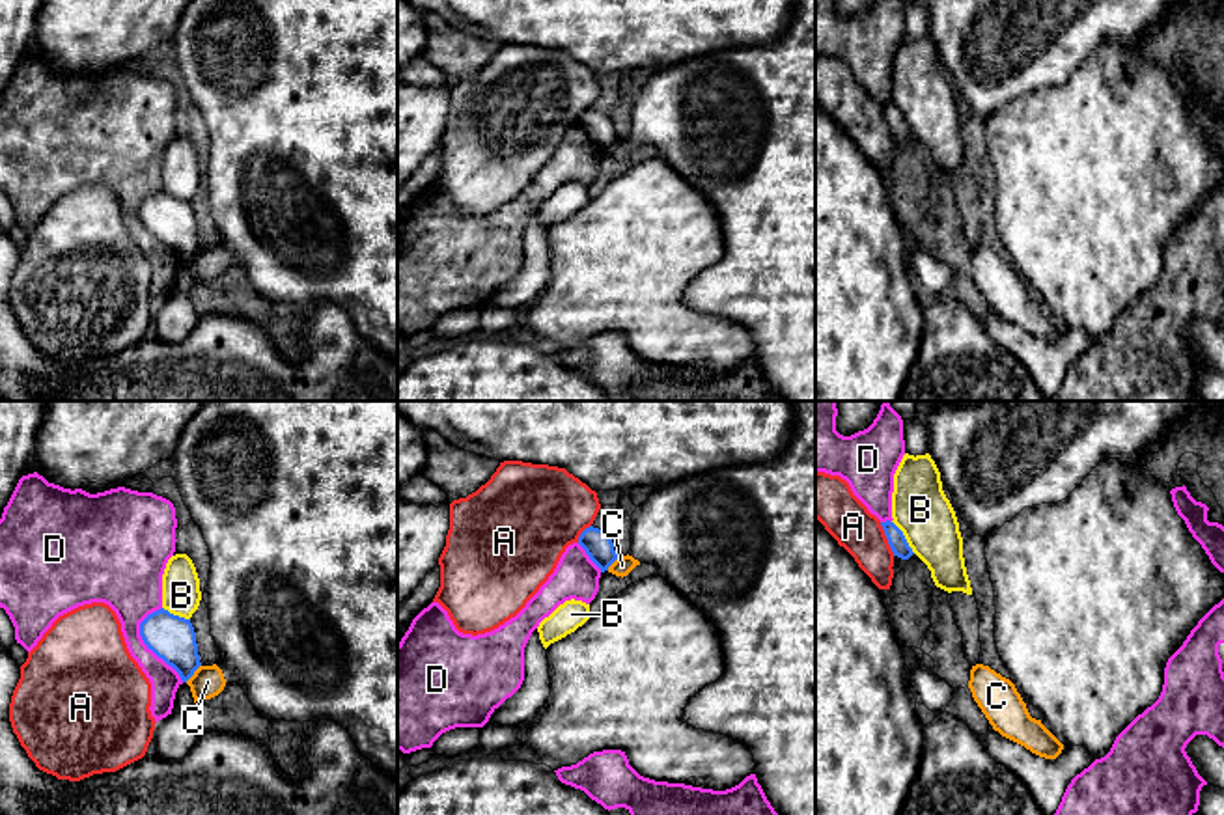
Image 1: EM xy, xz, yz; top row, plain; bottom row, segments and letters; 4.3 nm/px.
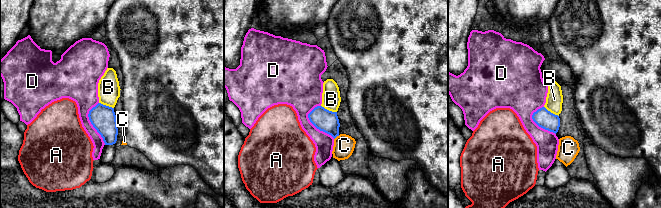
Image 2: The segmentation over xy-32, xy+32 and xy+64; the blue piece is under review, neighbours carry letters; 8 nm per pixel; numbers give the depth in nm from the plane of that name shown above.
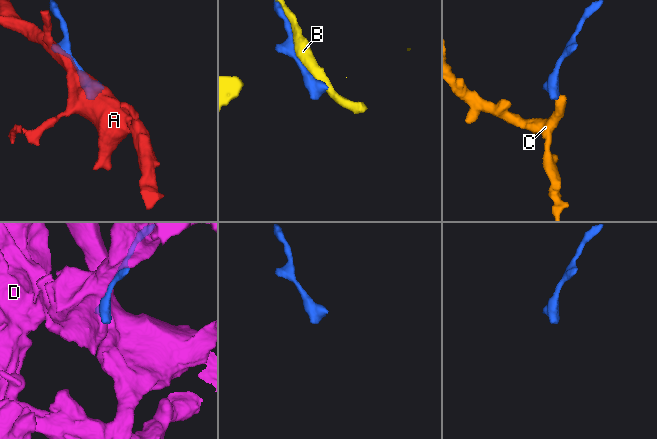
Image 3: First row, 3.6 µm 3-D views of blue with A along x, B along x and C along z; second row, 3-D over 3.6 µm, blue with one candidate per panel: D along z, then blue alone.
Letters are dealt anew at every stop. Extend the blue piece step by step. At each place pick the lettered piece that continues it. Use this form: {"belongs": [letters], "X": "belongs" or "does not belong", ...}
{"belongs": [], "A": "does not belong", "B": "does not belong", "C": "does not belong", "D": "does not belong"}

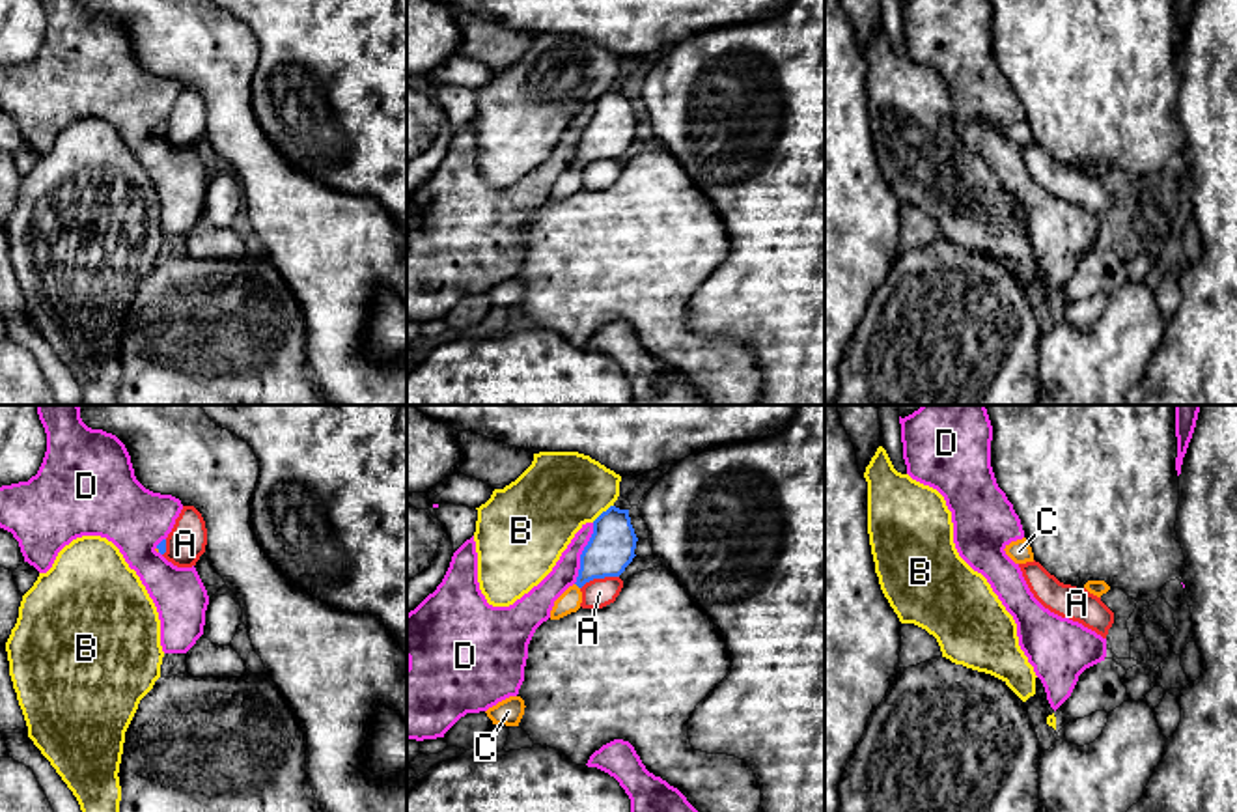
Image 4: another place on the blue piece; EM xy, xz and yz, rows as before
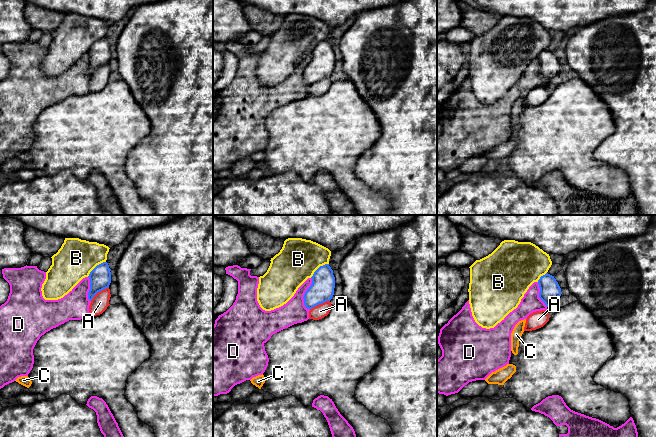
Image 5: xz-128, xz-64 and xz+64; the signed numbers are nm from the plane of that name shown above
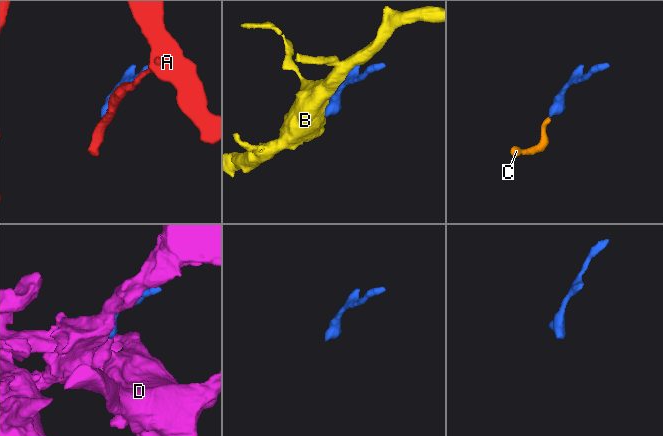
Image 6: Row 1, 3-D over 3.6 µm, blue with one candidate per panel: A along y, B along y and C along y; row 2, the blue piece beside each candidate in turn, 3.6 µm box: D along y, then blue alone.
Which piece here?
{"belongs": ["C"], "A": "does not belong", "B": "does not belong", "C": "belongs", "D": "does not belong"}

